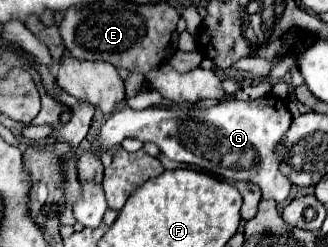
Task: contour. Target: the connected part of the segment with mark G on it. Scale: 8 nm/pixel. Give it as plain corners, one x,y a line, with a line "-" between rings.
259,97
253,101
221,101
207,109
197,109
193,105
175,105
171,107
149,107
135,111
131,107
115,111
105,125
93,151
113,149
123,139
133,137
143,143
155,143
165,157
179,163
195,165
211,175
233,179
233,181
253,181
261,187
263,199
273,199
277,203
285,201
291,183
279,171
279,157
275,157
275,147
291,125
291,113
279,97

